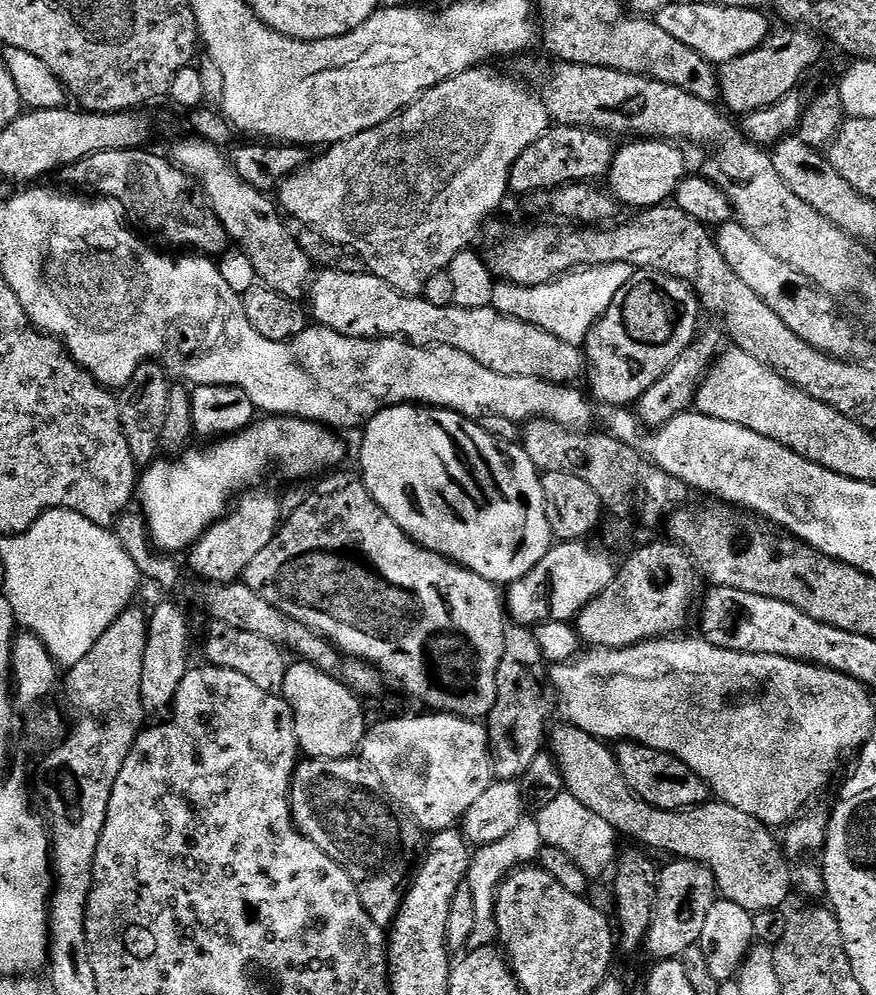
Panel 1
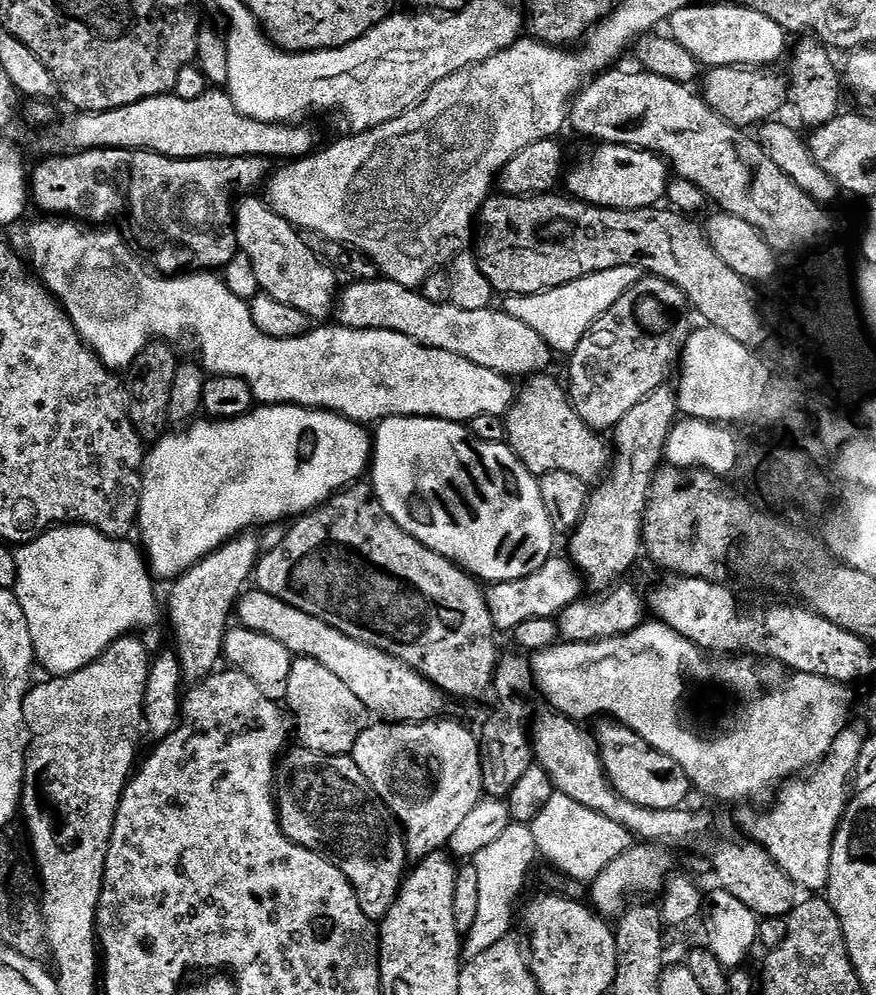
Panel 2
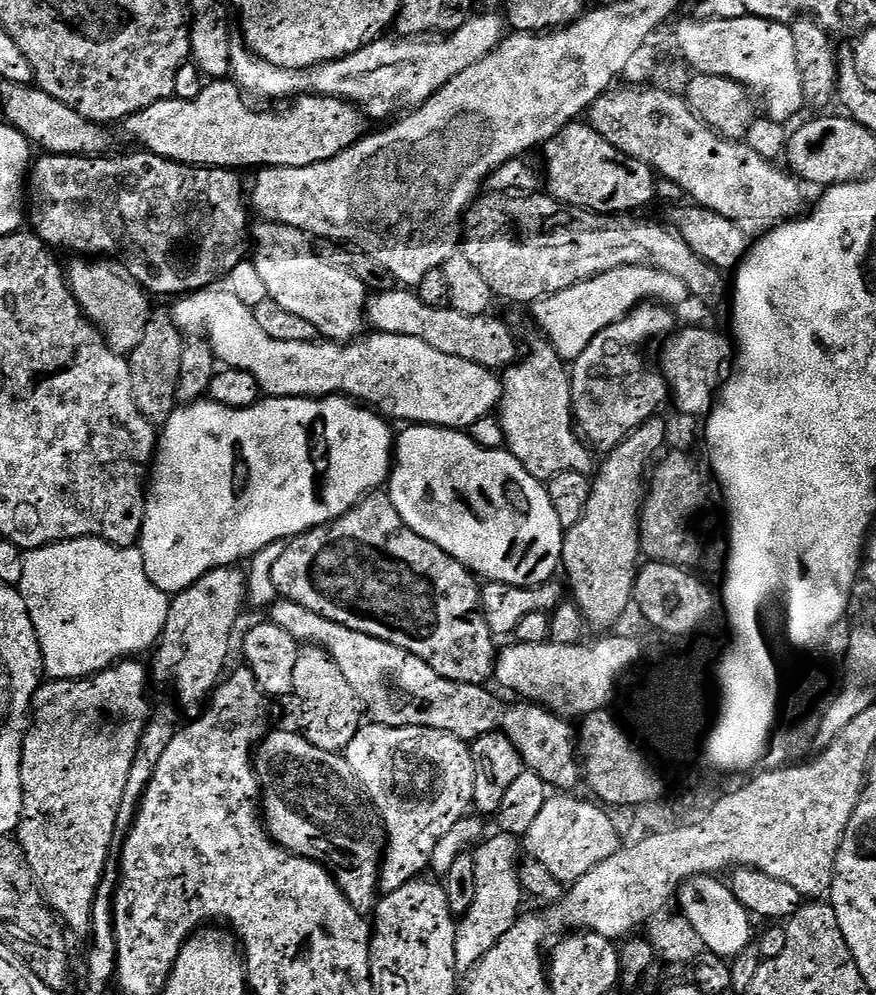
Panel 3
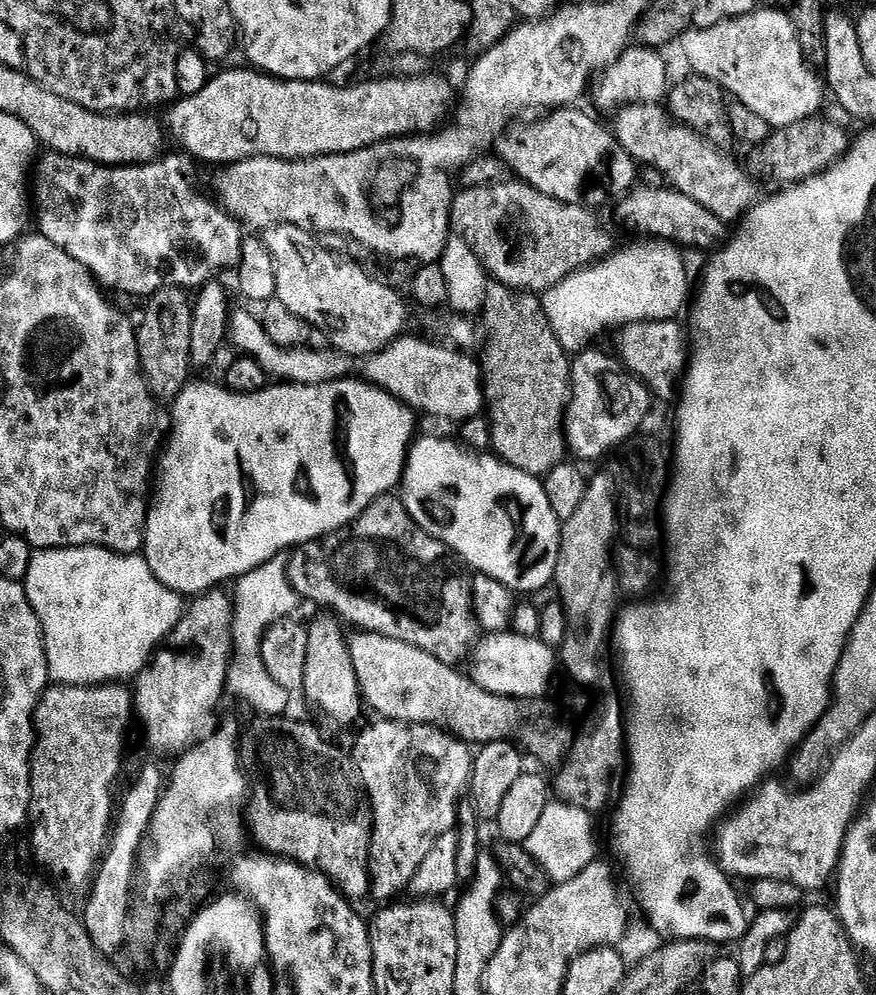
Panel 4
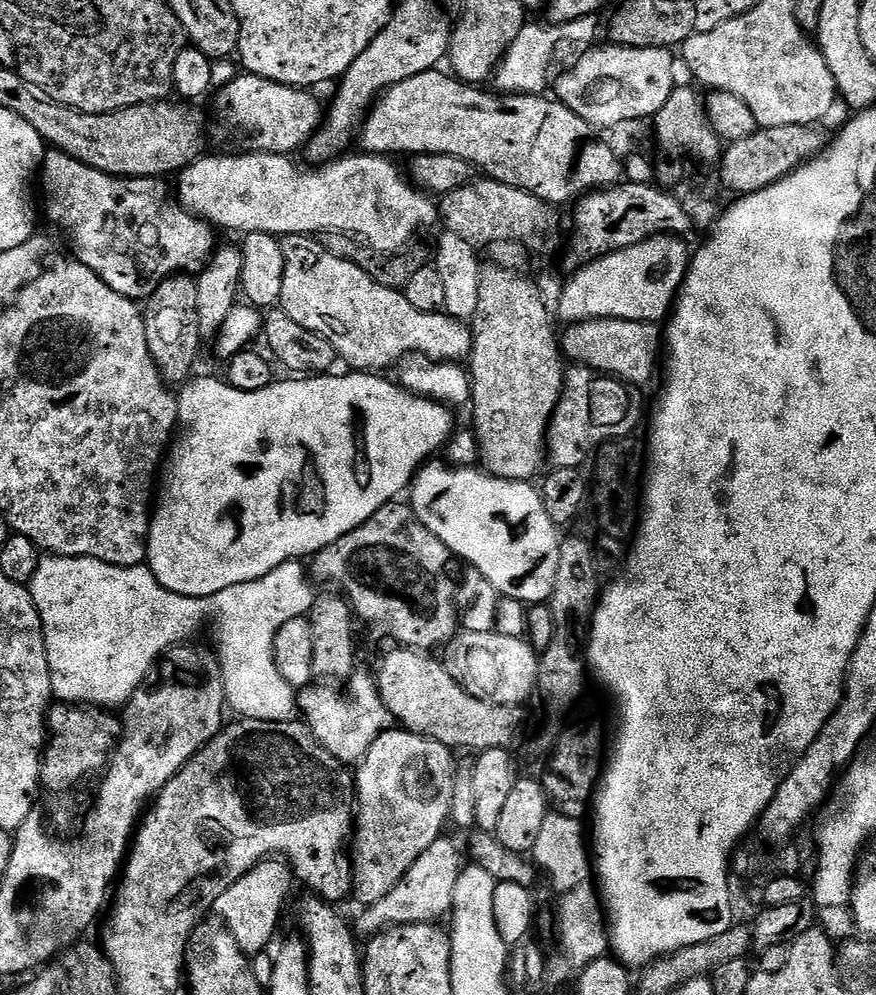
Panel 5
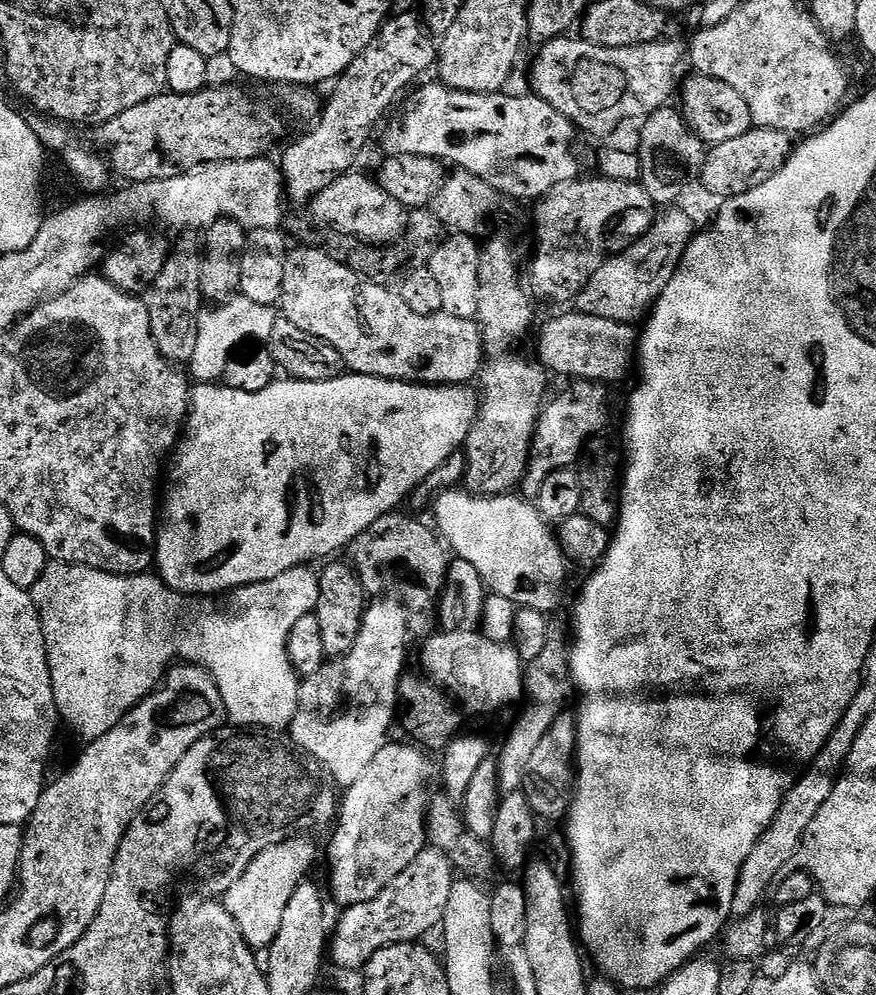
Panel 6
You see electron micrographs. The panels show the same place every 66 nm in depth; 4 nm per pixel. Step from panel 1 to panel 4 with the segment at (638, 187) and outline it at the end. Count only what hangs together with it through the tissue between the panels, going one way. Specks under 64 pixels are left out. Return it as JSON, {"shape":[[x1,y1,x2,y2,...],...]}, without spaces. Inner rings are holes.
{"shape":[[569,106,566,108,557,108,551,114,544,114,541,116,544,117,542,117,541,120,534,121,533,124,520,124,521,122,513,123,494,145,495,155,502,161,505,169,507,169,507,171,511,173,515,179,519,180,521,184,534,186,534,190,542,190,542,194,546,194,550,198,558,198,558,202,566,202,567,204,582,204,585,208,593,210,599,209,599,204,610,203,609,205,611,205,613,202,623,200,633,188,637,187,638,165,636,160,630,154,626,154,626,150,616,140,615,135,613,135,609,129,607,132,607,130,604,129,590,113,583,112,583,110,580,109,580,106]]}

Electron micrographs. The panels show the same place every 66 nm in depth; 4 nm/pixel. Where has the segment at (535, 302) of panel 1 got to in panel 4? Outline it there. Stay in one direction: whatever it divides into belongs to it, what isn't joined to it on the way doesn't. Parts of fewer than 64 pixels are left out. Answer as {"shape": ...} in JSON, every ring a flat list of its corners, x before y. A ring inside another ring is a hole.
{"shape":[[655,238,649,239,647,242,636,242,633,248,624,248,621,250,613,251,612,255,604,257,603,260,587,267,581,268,580,271,570,274,562,282,558,282,558,286,554,286,551,290,543,293,542,299,544,302,544,313,546,318,550,322,550,326,554,330,554,334,558,338,558,342,562,342,562,346,570,354,579,354,584,351,585,348,589,347,593,343,592,340,595,336,603,334,607,328,611,330,619,330,626,324,637,324,643,320,676,320,679,317,679,312,683,310,684,303,685,308,690,300,690,292,688,296,688,268,684,265,685,253,681,251,677,245,669,244,667,240,657,240]]}

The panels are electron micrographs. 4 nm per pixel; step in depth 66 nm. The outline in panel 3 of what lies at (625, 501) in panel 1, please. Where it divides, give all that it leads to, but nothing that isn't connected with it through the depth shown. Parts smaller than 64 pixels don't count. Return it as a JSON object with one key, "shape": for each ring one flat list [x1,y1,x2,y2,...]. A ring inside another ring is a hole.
{"shape":[[539,338,528,348,528,353,521,355,516,363,503,369,502,387,498,415,500,425,504,431,504,442,507,451,511,452,518,462,535,480,547,482,558,474,577,472,591,477,594,472,594,452,582,439,577,426,576,418,572,414,572,377,569,365,556,352,556,347,548,343,547,339]]}

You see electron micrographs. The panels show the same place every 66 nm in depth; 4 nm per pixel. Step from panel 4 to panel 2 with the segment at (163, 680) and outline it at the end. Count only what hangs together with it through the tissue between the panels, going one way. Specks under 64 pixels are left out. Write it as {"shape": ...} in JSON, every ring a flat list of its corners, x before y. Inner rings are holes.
{"shape":[[244,534,229,540,217,552,201,558,193,568,177,576,171,585,168,620,172,623,172,640,176,643,174,653,189,681,199,682,217,671,219,664,216,663,221,663,224,655,224,634,233,619,236,601,249,587,261,555,259,542,252,534]]}

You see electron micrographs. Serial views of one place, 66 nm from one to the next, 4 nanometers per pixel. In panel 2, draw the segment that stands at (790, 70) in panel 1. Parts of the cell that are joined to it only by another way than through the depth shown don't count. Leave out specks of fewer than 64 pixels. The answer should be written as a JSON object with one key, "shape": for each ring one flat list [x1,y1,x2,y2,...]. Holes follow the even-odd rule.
{"shape":[[718,66,717,68,708,68,707,71,703,73,702,85,704,84,704,89,702,89,702,95,706,103,708,103,713,110,724,118,727,124,732,124,735,128,741,130,751,129,751,124,753,126,759,126,762,124,767,124,784,108,784,103,787,105,790,100,790,83,787,75,772,72,776,70,769,70,764,66,741,66,735,68,734,66]]}

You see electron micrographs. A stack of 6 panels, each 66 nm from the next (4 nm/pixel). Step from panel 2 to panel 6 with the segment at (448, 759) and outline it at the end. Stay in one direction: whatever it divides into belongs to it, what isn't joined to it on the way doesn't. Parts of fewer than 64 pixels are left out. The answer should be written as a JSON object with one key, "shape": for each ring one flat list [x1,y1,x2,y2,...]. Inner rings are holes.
{"shape":[[407,743,385,744,378,754,374,754,374,762,366,766,362,778,349,786,339,801,338,819,331,829,332,841,328,844,328,884,341,909,378,898,378,894,382,894,382,890,386,890,386,886,390,886,394,878,398,878,398,874,402,874,402,870,406,870,406,866,410,866,410,862,414,862,414,858,418,858,426,846,426,809,433,791,432,780,434,784,438,768,423,747]]}

